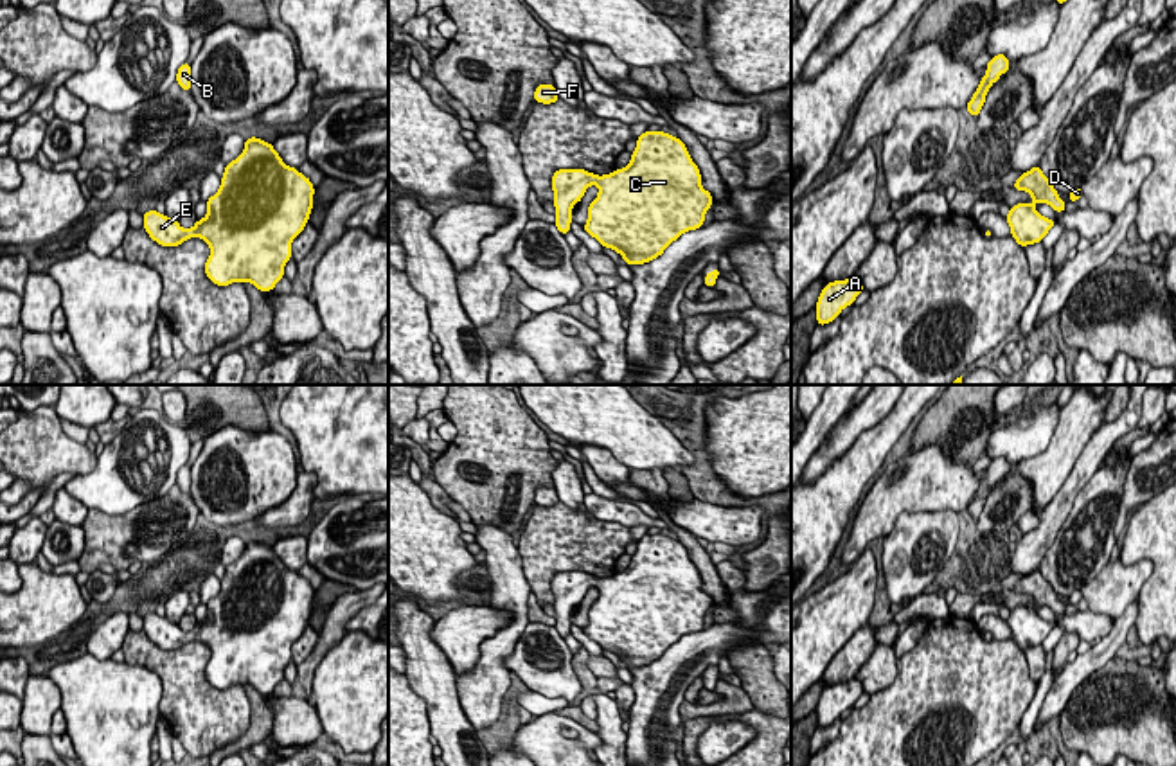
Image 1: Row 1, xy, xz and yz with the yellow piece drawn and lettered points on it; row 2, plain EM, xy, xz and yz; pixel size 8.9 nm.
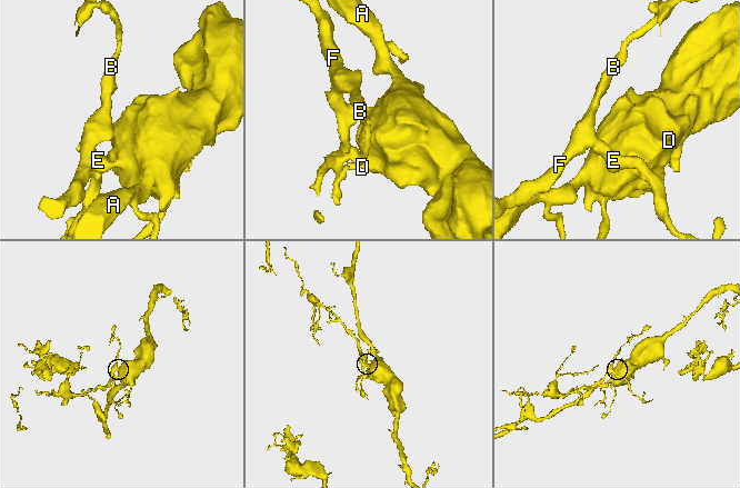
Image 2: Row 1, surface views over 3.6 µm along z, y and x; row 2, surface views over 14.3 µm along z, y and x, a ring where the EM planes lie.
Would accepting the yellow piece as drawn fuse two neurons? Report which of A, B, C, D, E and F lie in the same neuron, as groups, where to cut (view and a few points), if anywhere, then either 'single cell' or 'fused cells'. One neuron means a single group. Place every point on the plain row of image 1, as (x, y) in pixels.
groups A B C D E F; cut none; single cell

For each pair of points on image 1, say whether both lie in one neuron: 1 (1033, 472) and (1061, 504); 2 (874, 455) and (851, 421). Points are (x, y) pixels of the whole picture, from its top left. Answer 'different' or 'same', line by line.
1: different
2: different

